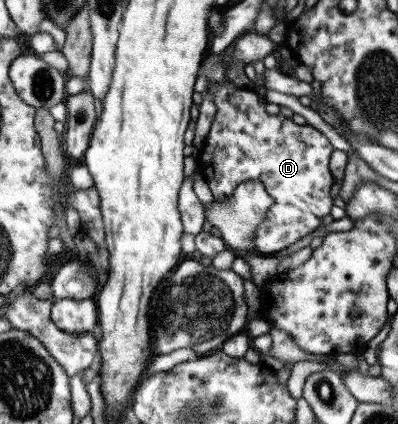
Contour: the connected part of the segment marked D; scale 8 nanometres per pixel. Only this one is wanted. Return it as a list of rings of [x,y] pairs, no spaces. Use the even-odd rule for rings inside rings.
[[[245,32],[238,37],[231,53],[231,59],[227,64],[221,59],[222,54],[205,54],[202,59],[198,76],[206,76],[209,80],[206,90],[216,86],[213,92],[213,102],[216,106],[216,113],[211,121],[209,132],[203,140],[202,146],[196,158],[196,169],[198,174],[203,177],[209,187],[213,200],[227,200],[227,196],[234,192],[234,188],[244,181],[257,181],[264,186],[267,196],[271,198],[271,207],[267,209],[264,219],[258,224],[254,232],[254,250],[255,253],[262,256],[270,256],[287,248],[299,238],[313,232],[320,226],[321,219],[330,214],[330,208],[333,206],[333,200],[330,198],[329,191],[334,183],[328,170],[328,161],[332,154],[332,147],[328,140],[320,134],[311,125],[297,125],[291,121],[291,118],[283,117],[280,114],[271,115],[265,110],[267,102],[261,96],[257,96],[255,91],[241,90],[241,87],[234,84],[223,83],[223,73],[228,66],[236,60],[242,60],[249,64],[252,60],[262,60],[265,56],[273,52],[275,43],[265,35],[257,35],[253,32]]]

